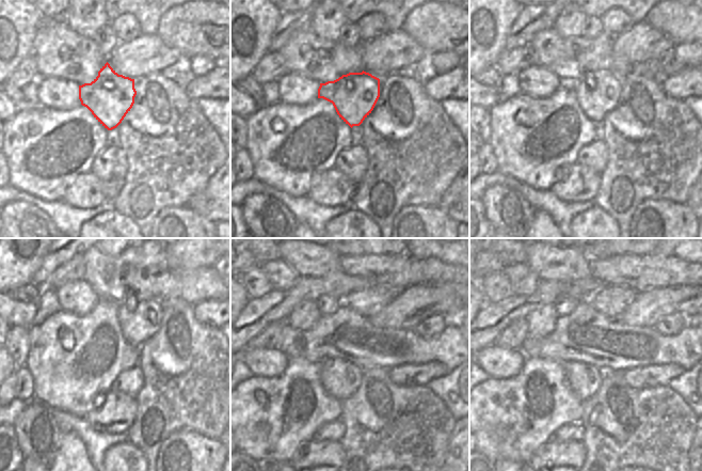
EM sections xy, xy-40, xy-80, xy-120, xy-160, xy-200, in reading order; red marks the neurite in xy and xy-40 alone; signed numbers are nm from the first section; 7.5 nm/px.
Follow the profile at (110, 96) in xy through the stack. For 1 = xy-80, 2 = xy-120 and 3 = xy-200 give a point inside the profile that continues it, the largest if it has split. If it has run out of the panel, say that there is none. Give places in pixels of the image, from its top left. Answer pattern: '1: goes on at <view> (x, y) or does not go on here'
1: goes on at xy-80 (596, 92)
2: goes on at xy-120 (129, 325)
3: goes on at xy-200 (625, 319)

